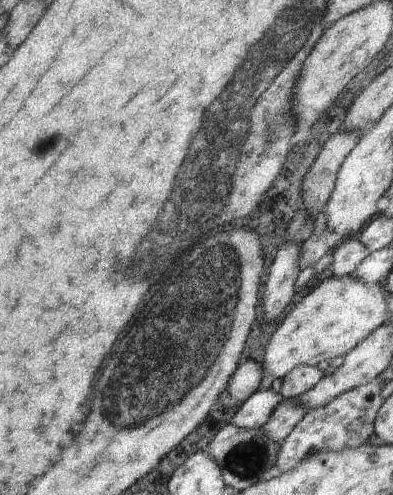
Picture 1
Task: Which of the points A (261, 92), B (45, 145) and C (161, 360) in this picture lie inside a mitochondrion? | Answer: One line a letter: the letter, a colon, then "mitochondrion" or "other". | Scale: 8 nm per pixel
A: mitochondrion
B: other
C: mitochondrion

